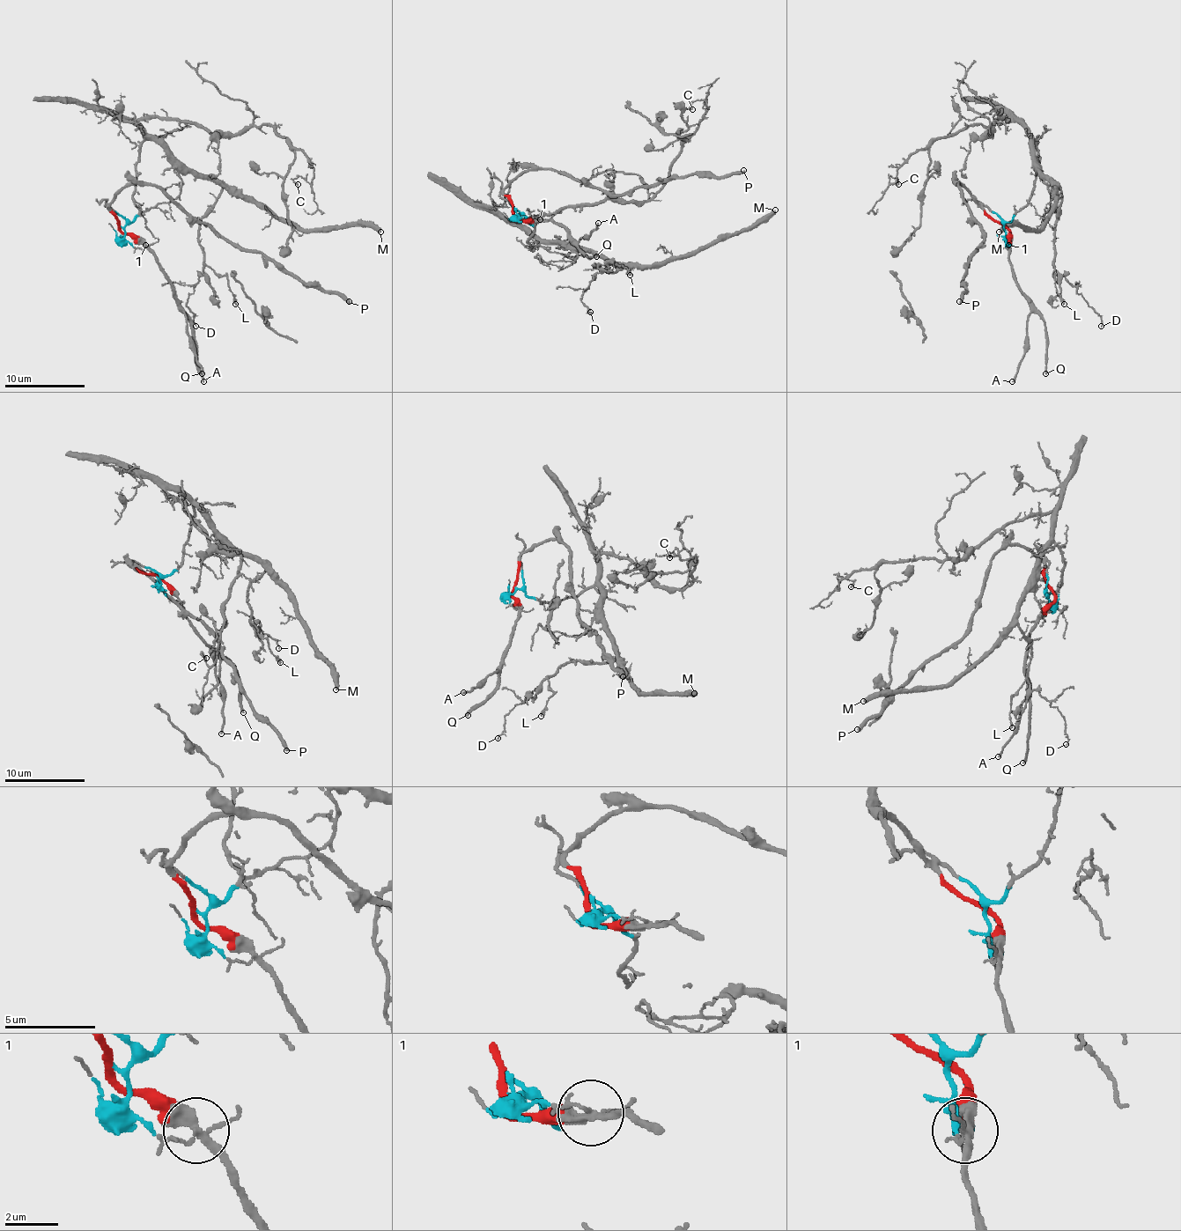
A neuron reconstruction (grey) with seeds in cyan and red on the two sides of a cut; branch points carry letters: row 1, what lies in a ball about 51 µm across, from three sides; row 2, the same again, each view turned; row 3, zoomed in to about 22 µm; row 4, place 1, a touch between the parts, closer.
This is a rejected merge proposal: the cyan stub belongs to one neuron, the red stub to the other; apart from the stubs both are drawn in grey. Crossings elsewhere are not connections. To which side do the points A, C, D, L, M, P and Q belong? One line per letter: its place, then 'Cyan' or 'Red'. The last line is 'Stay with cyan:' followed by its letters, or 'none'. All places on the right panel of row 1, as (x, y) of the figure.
A: Place: (1012, 381). Red
C: Place: (898, 184). Cyan
D: Place: (1101, 326). Cyan
L: Place: (1064, 304). Cyan
M: Place: (999, 232). Cyan
P: Place: (959, 301). Red
Q: Place: (1045, 373). Red
Stay with cyan: C, D, L, M

